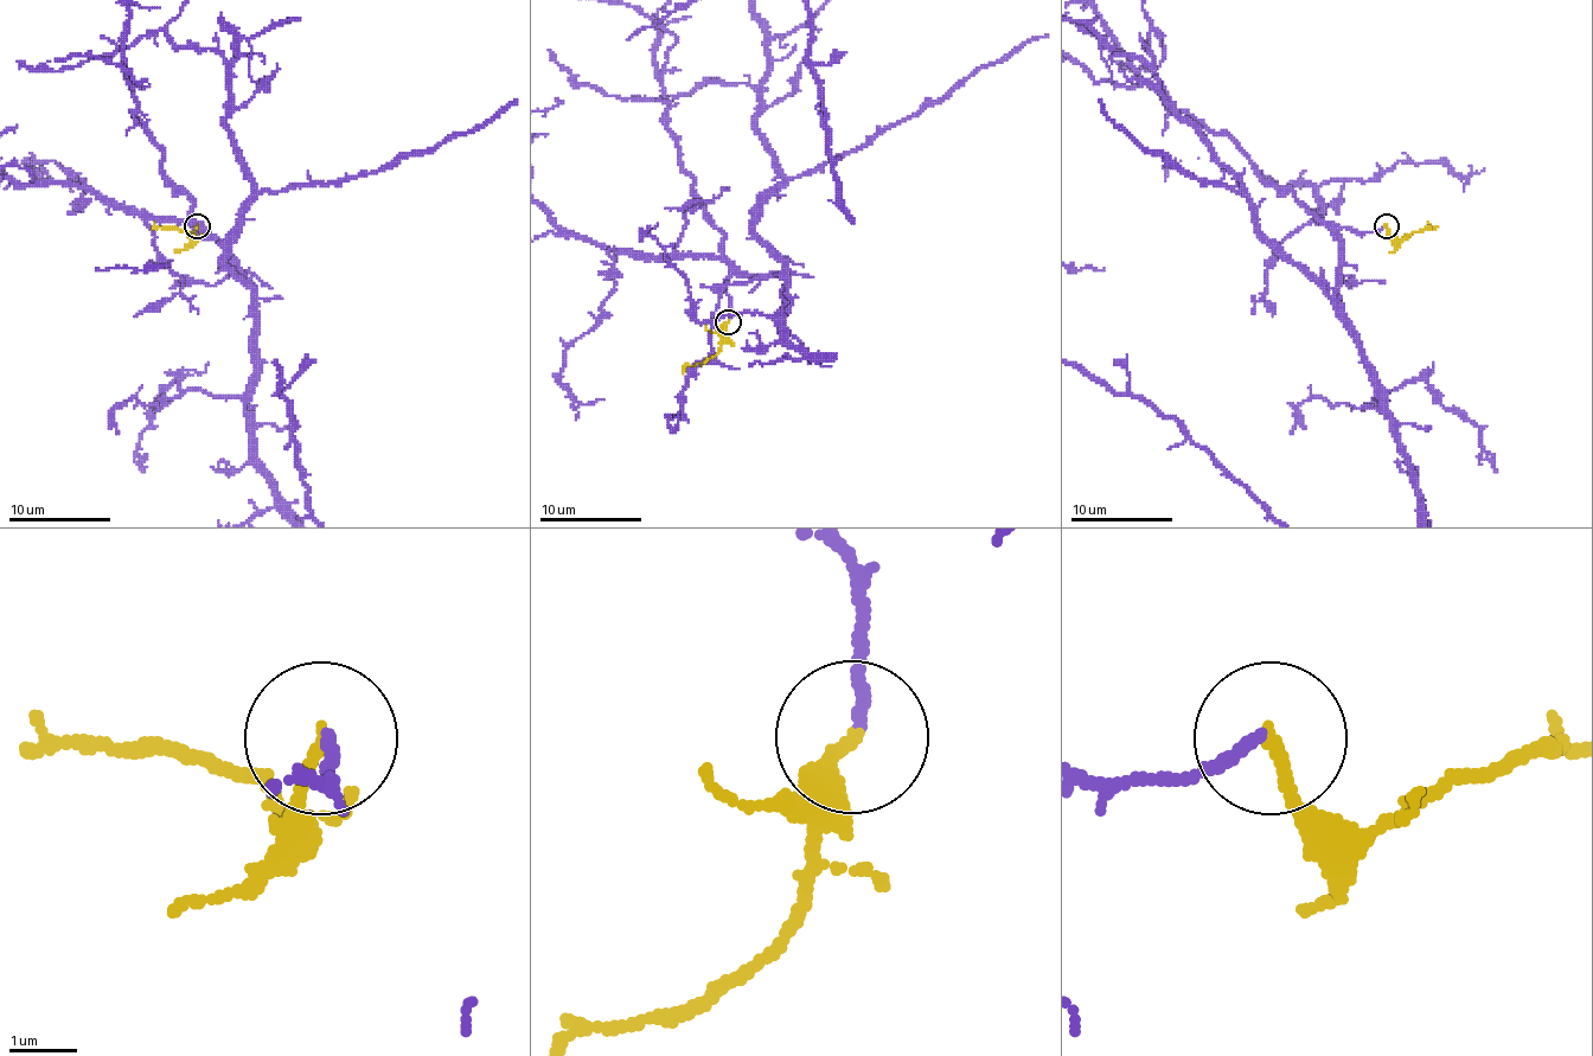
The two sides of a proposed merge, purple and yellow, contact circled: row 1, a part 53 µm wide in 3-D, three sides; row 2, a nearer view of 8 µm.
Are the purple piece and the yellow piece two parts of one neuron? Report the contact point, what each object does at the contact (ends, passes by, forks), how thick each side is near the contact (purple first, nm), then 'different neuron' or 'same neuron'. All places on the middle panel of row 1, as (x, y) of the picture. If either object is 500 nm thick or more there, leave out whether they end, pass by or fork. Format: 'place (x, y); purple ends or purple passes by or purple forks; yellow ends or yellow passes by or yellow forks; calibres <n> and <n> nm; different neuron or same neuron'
place (728, 321); purple ends; yellow ends; calibres 180 and 180 nm; same neuron

